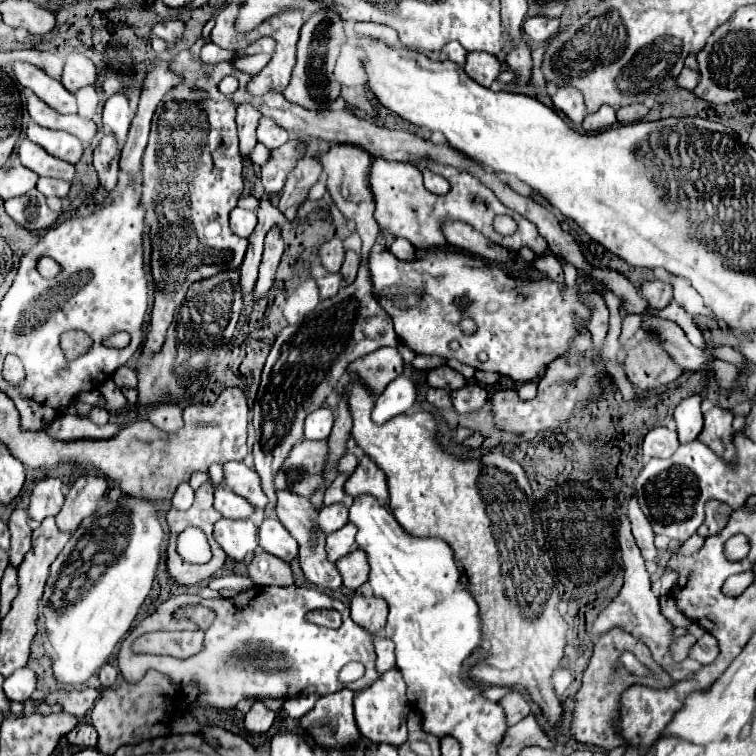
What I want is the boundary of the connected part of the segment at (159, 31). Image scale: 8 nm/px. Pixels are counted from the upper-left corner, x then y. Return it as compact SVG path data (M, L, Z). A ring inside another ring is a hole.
M168 19L168 21L158 21L152 27L152 33L160 39L164 39L166 43L176 43L178 39L182 39L184 33L184 21L180 19Z

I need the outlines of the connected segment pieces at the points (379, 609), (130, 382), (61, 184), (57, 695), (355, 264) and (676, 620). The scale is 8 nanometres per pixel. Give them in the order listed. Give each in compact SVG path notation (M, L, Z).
M356 595L350 603L350 613L358 625L362 625L366 631L370 631L374 635L380 629L384 629L384 625L386 625L388 605L386 605L386 601L382 601L380 597L374 597L374 595L370 595L370 597Z
M119 367L112 375L118 387L128 385L128 387L136 387L136 371L130 367Z
M40 177L38 179L38 191L44 195L44 197L66 197L68 195L68 189L70 189L70 183L68 181L62 181L62 179L50 179L50 177Z
M84 685L80 689L58 689L58 691L52 691L46 695L46 703L48 705L60 705L62 711L82 719L92 707L94 707L94 701L98 697L98 689L92 687L92 685Z
M346 251L346 259L344 259L344 265L340 269L346 283L352 283L356 279L358 267L360 267L360 255L356 251Z
M664 595L660 597L660 609L662 609L662 615L674 625L674 627L688 627L692 625L690 619L686 615L682 615L682 611L678 611L674 607L674 597L672 595Z

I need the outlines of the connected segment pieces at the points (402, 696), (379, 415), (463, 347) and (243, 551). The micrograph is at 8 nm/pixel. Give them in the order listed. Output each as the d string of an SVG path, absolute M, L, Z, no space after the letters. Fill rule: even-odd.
M390 669L388 673L380 675L378 681L368 685L366 689L358 691L354 697L354 715L356 715L356 725L362 733L362 737L382 743L388 741L392 745L402 745L408 739L406 731L406 717L410 713L410 705L406 701L406 683L402 673L398 669Z
M398 375L398 379L394 379L384 393L378 395L376 407L372 411L372 419L376 423L386 423L388 419L406 413L416 401L416 387L414 381L408 375Z
M428 249L414 261L398 261L388 251L372 253L374 295L392 317L400 341L414 353L454 357L468 367L494 371L516 383L538 381L554 359L570 351L572 341L580 333L580 323L588 325L592 311L578 295L598 293L598 283L584 273L578 273L574 285L556 283L548 277L516 279L498 265L482 263L482 267L470 267L470 259L478 257ZM462 313L468 313L476 323L472 335L462 333L458 327ZM452 339L460 343L458 351L448 349ZM480 353L486 353L488 359L480 361Z
M222 517L214 525L214 539L230 559L242 561L252 557L258 547L258 527L250 519L234 521Z

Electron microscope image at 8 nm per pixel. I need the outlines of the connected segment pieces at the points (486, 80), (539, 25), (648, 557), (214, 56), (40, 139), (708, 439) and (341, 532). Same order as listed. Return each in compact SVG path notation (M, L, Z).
M468 53L464 71L482 87L490 87L500 75L500 61L490 53Z
M536 15L536 17L530 17L524 21L524 31L530 37L530 41L544 43L560 31L560 21L544 17L544 15Z
M630 499L628 501L628 517L630 517L630 523L632 523L632 535L642 551L642 557L644 561L656 561L658 559L658 549L654 547L654 531L650 527L650 523L646 521L644 513L640 511L636 499Z
M210 42L204 45L201 49L200 58L205 64L215 64L220 61L231 61L234 58L234 53L218 47Z
M30 123L26 129L26 137L32 143L38 143L40 147L44 147L50 155L64 159L68 163L76 163L82 155L82 143L78 141L78 137L60 129L46 129L36 123Z
M712 407L704 413L704 429L698 435L698 439L728 461L734 457L732 435L732 413L728 409Z
M346 523L346 527L338 529L336 533L330 533L326 537L326 553L328 559L332 563L336 563L338 559L346 557L356 545L354 545L354 537L356 537L356 529L352 523Z

